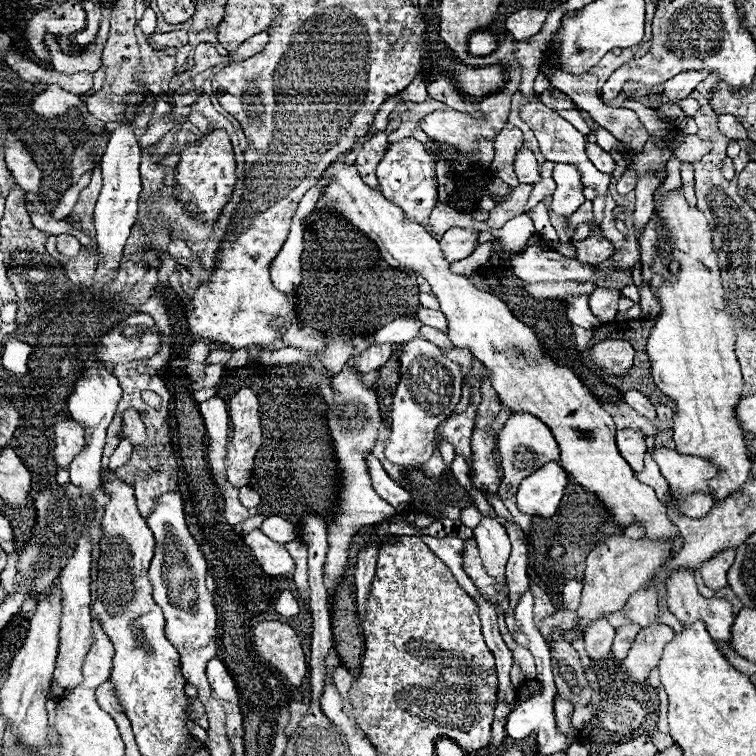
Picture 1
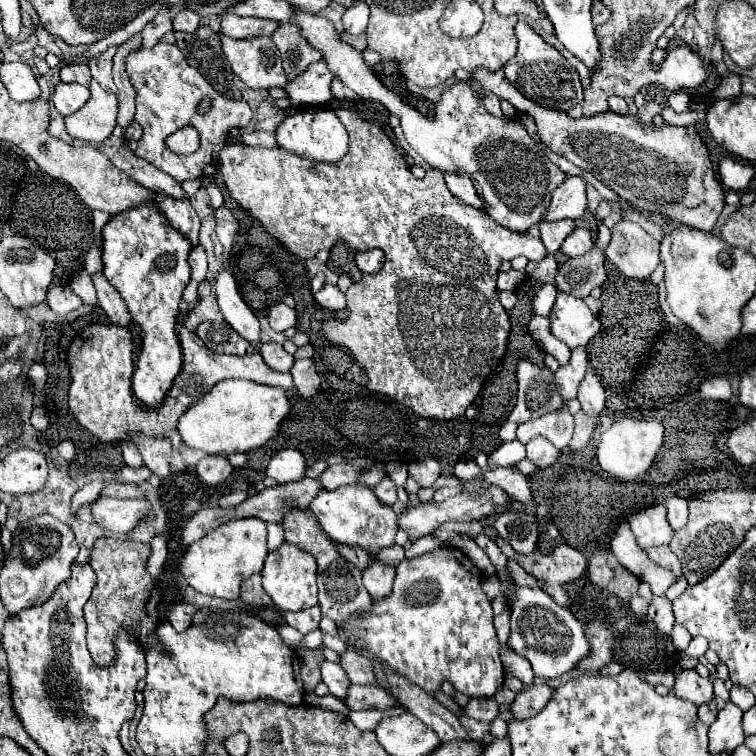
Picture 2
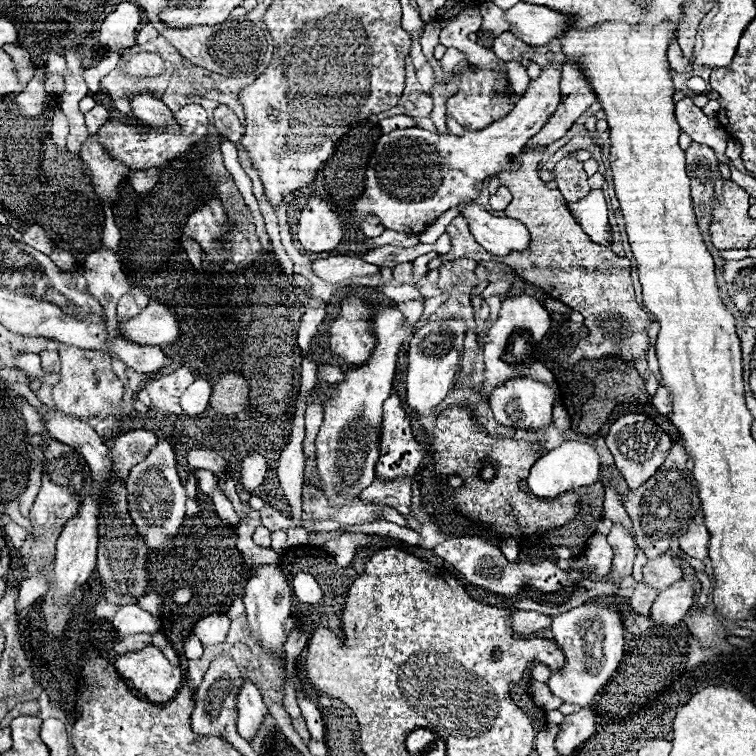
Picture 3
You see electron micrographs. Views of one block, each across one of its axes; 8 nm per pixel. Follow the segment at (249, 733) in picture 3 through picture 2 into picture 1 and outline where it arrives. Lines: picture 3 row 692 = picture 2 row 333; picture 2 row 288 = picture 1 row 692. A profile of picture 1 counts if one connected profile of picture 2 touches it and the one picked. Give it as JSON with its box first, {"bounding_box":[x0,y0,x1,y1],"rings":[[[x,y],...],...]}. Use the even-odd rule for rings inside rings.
{"bounding_box":[206,658,238,704],"rings":[[[214,658],[208,662],[206,666],[206,676],[208,676],[208,682],[212,686],[212,690],[218,694],[218,698],[226,700],[226,702],[232,702],[236,704],[238,702],[238,690],[236,690],[236,684],[234,680],[230,678],[226,666]]]}

